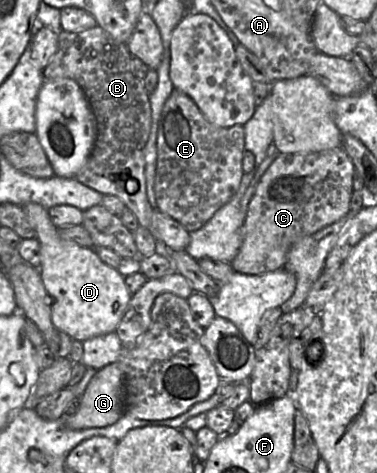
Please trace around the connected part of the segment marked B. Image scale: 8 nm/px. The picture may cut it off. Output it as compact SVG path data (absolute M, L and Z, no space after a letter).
M96 25L95 27L89 28L81 32L68 32L62 30L58 34L57 51L50 60L49 64L43 69L43 76L44 80L55 78L69 78L76 81L83 90L96 119L96 138L93 149L82 168L75 174L75 179L83 185L90 187L103 195L117 196L121 201L123 201L127 209L129 209L136 216L136 218L138 219L139 226L142 226L151 232L153 208L148 202L146 196L146 180L144 171L144 148L150 134L151 108L149 103L149 95L146 92L143 80L138 78L132 70L132 57L133 56L131 55L126 43L122 43L115 40L107 31L105 31L99 25Z

